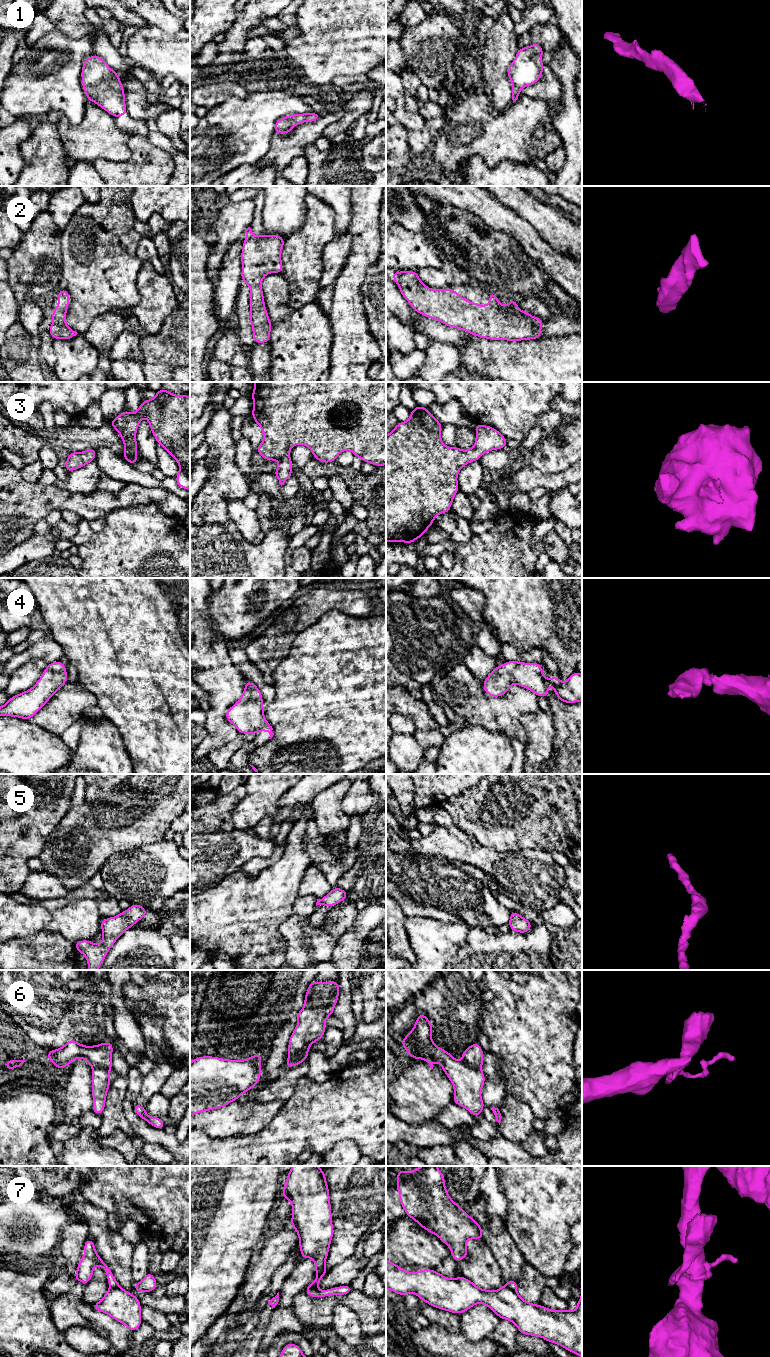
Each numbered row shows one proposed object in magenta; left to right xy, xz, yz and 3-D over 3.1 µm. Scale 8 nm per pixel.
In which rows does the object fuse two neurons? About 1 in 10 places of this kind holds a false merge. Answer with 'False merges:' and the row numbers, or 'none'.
False merges: 6, 7

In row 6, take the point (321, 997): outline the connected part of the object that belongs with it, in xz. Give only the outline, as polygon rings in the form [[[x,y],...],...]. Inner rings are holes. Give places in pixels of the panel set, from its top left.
[[[338,980],[309,984],[304,1006],[296,1014],[298,1023],[289,1039],[288,1056],[297,1057],[322,1039],[326,1031],[325,1020],[334,1013],[339,992]]]

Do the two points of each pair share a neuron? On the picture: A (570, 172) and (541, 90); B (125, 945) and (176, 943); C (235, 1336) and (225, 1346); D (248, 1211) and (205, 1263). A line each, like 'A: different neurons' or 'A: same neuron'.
A: different neurons
B: different neurons
C: same neuron
D: same neuron

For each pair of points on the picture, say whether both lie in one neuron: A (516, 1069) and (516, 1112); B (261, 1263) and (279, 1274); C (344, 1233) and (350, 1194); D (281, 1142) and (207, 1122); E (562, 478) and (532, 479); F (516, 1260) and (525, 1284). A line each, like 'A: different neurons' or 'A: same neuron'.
A: different neurons
B: different neurons
C: same neuron
D: different neurons
E: same neuron
F: different neurons

